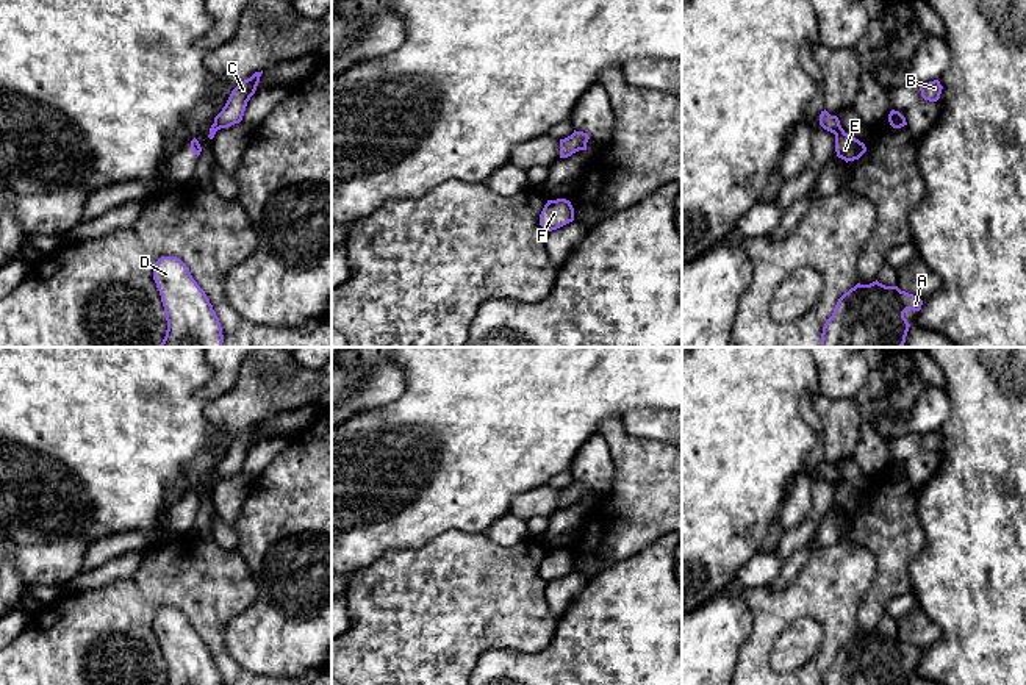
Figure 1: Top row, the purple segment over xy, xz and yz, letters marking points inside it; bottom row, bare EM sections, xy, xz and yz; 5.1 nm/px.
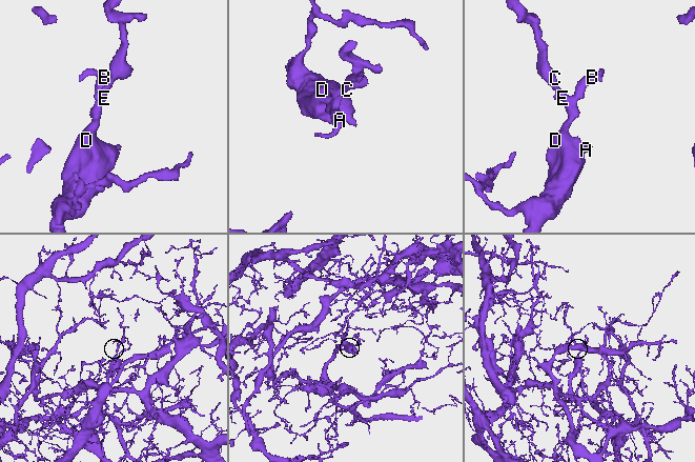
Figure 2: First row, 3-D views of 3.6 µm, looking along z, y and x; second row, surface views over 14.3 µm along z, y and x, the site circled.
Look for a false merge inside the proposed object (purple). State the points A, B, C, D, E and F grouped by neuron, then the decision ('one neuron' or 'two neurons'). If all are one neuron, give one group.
A B C D E F | one neuron

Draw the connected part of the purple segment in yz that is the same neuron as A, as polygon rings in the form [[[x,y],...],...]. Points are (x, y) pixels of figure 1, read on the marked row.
[[[877,280],[870,285],[857,283],[845,292],[821,333],[823,347],[902,347],[910,324],[904,317],[907,310],[920,311],[923,300],[901,291],[898,286],[885,286]]]

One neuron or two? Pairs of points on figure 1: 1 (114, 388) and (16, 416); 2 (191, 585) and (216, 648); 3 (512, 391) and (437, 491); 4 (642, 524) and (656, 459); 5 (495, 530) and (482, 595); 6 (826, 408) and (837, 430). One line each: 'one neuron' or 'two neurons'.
1: one neuron
2: one neuron
3: one neuron
4: one neuron
5: two neurons
6: one neuron

